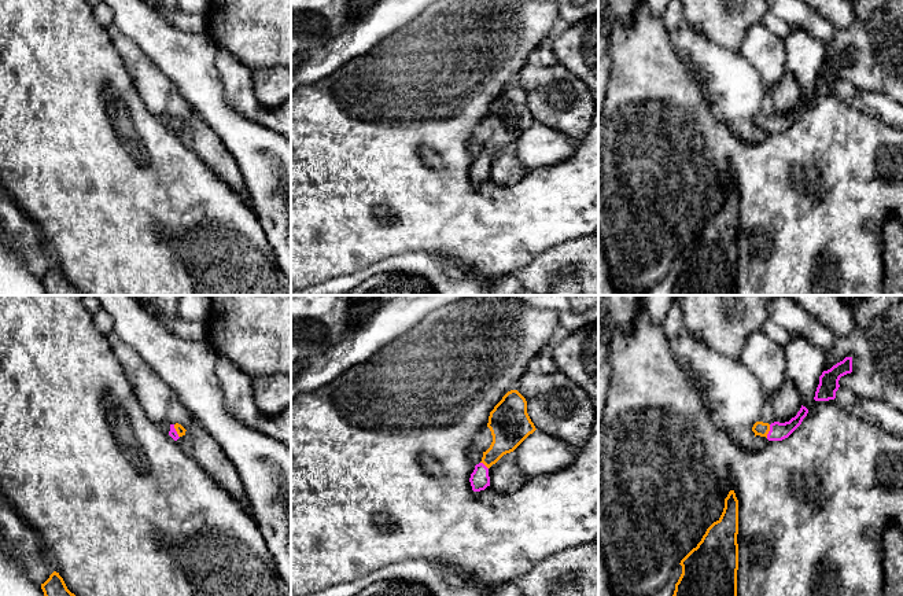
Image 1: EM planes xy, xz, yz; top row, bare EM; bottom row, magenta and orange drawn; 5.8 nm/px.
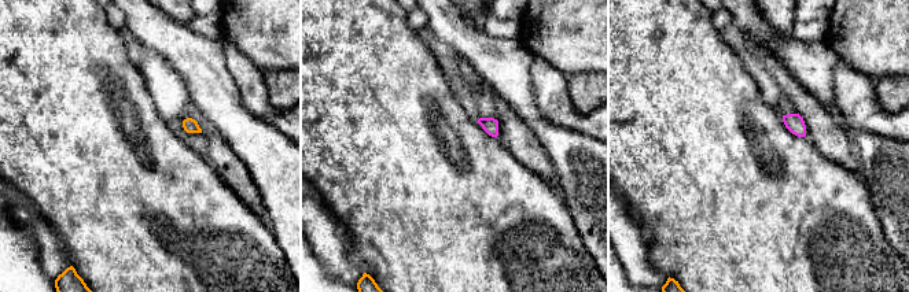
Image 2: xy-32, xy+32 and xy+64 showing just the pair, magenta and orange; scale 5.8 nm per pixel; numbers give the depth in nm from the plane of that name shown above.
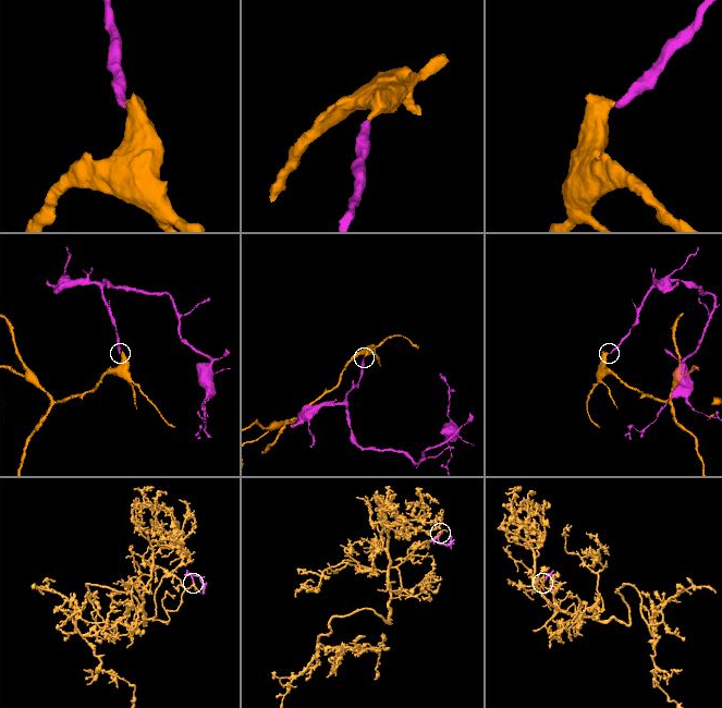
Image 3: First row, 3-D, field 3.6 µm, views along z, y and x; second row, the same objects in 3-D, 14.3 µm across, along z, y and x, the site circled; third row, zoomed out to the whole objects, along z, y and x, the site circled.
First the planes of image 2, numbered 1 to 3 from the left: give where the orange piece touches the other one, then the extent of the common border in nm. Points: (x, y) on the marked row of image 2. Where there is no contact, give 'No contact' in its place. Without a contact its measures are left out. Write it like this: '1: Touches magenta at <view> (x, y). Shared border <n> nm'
1: No contact
2: No contact
3: No contact

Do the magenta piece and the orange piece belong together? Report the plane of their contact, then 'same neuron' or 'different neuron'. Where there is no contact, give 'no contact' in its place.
yz | same neuron

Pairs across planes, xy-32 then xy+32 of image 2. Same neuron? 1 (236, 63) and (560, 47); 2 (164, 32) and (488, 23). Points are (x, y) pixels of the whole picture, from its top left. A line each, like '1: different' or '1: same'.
1: different
2: different

